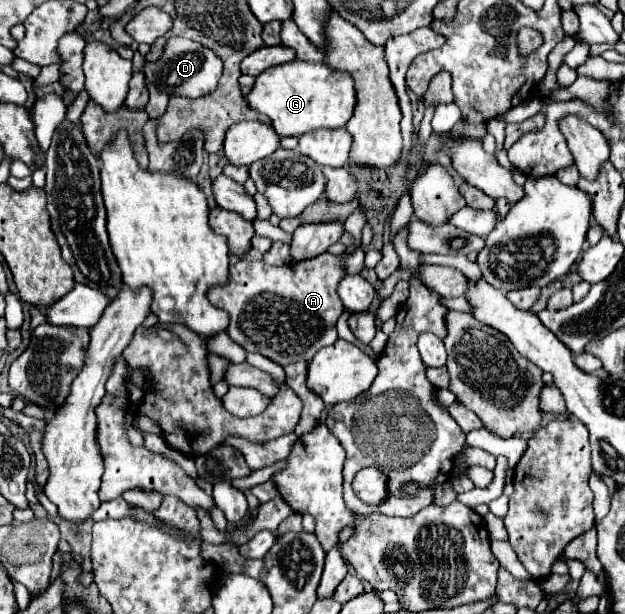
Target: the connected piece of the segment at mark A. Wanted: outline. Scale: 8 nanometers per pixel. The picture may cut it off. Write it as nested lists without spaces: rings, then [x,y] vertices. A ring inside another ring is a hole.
[[[347,248],[345,254],[333,256],[329,252],[321,254],[319,258],[293,262],[285,266],[269,266],[263,260],[239,260],[235,266],[231,266],[231,282],[225,288],[209,290],[209,300],[217,308],[229,312],[229,336],[243,346],[247,352],[259,352],[267,356],[273,362],[279,362],[281,366],[287,366],[291,362],[305,360],[309,362],[315,352],[323,346],[331,346],[337,340],[335,324],[343,314],[343,304],[337,294],[337,287],[345,272],[345,256],[351,254],[353,248]]]

